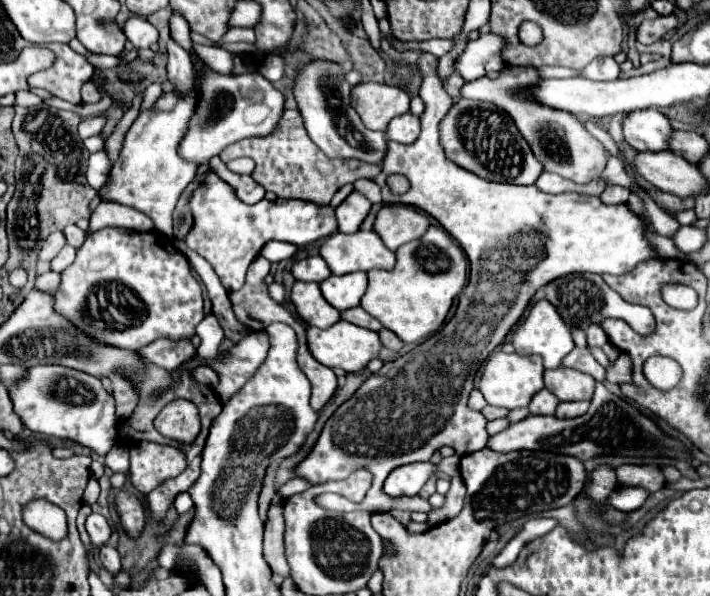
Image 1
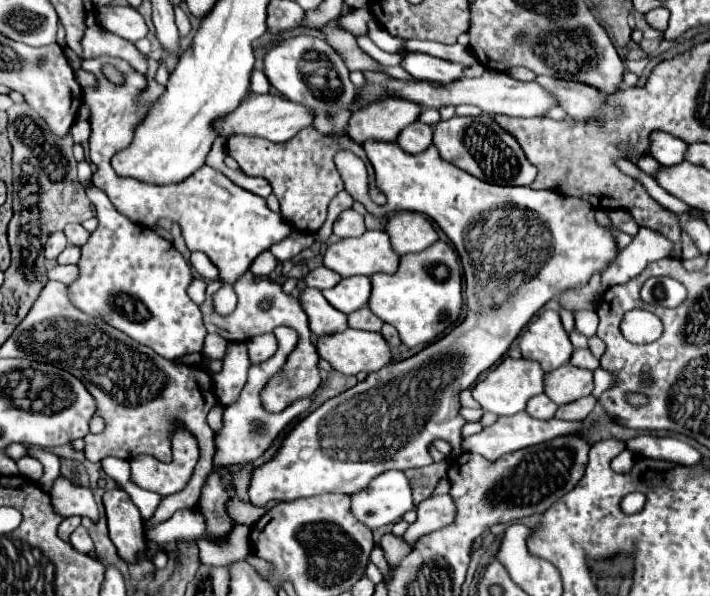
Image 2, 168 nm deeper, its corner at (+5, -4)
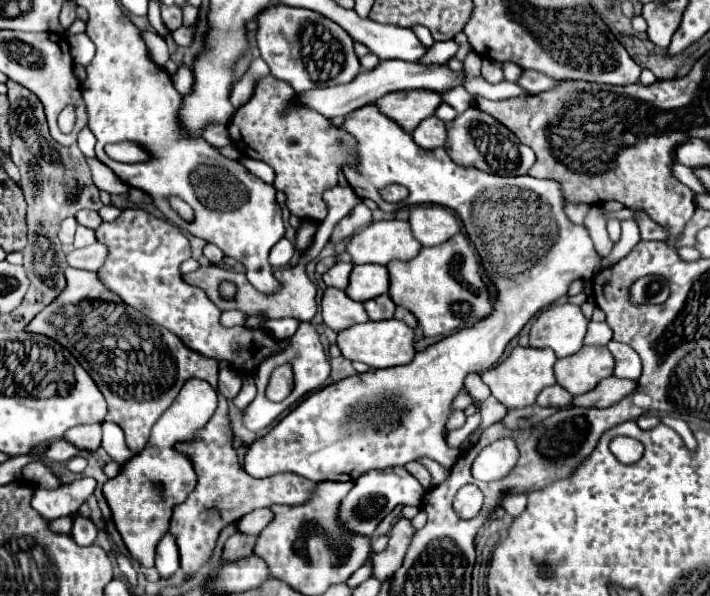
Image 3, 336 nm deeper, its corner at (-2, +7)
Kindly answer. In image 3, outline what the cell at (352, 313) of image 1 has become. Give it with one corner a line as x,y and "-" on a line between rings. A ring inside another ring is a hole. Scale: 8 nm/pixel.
382,294
378,298
372,298
372,300
366,300
364,302
364,308
370,316
370,320
388,320
394,316
394,310
396,310
396,304
392,302
392,298
388,294

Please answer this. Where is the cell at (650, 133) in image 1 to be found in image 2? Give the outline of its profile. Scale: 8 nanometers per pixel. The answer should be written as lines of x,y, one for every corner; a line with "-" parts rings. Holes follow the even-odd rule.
653,131
653,135
649,135
649,155
665,167
681,163
685,149
687,149
687,143
669,133

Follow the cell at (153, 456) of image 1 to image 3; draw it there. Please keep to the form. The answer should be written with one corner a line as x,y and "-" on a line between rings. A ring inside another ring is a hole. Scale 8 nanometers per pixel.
198,378
184,384
172,406
158,418
152,428
146,448
134,456
128,464
122,464
116,478
110,478
102,486
102,494
110,506
112,520
120,532
132,558
146,568
154,566
154,554
160,538
170,528
172,508
186,500
196,486
196,474
190,460
184,454
174,452
176,442
188,442
194,432
204,428
216,410
216,390

